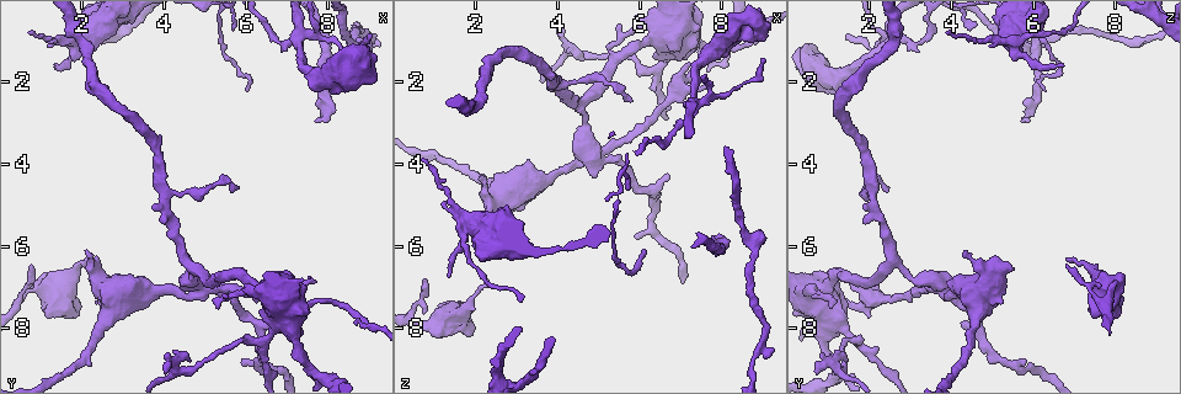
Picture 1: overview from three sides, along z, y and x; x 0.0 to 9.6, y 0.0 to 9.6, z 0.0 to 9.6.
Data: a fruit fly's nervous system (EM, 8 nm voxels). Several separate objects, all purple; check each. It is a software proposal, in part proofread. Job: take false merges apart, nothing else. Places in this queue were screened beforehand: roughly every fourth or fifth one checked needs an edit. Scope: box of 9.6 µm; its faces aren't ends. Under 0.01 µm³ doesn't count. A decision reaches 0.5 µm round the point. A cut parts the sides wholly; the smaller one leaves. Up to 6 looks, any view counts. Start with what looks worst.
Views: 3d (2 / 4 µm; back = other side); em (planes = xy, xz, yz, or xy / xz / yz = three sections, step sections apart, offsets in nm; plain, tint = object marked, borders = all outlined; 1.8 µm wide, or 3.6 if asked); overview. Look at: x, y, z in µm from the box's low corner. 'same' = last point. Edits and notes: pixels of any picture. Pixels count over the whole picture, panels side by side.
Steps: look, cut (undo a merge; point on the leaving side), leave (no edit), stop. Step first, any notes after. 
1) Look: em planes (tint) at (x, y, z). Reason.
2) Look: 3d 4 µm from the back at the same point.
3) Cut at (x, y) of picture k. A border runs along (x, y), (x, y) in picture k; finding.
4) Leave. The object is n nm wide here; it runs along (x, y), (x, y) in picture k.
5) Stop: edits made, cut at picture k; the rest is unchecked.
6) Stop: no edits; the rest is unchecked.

Look: em 3.6 µm planes (tint) at (7.30, 0.90, 2.60). Sharp bend.

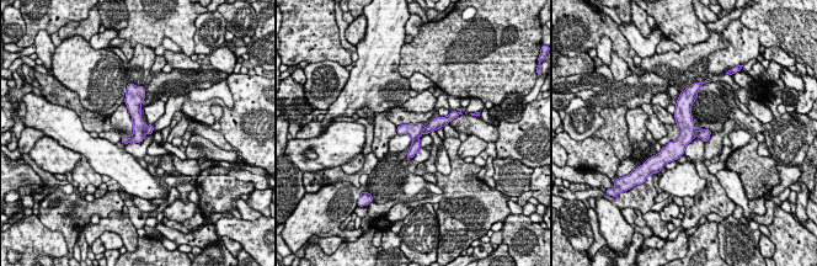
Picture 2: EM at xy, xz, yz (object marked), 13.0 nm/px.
Cut at (149, 128) of picture 2. Two cells meet here.

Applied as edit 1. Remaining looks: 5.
Look: em xy step 8 (tint) at (4.85, 6.85, 3.75). Thick turns thin.

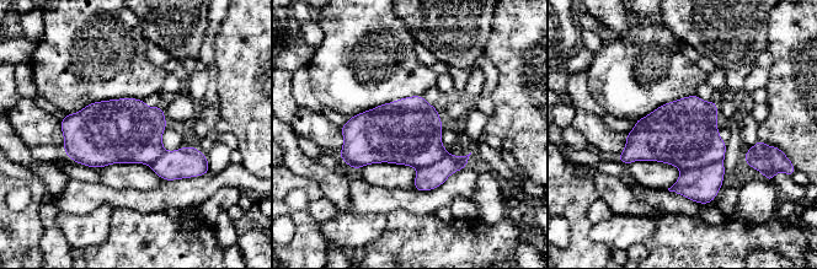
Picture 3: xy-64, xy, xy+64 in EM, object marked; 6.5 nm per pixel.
Cut at (701, 184) of picture 3. The object is 420 nm wide here; a border runs along (722, 160), (682, 170) in picture 3; a second cell is stuck on.

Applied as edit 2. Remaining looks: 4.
Look: overview.

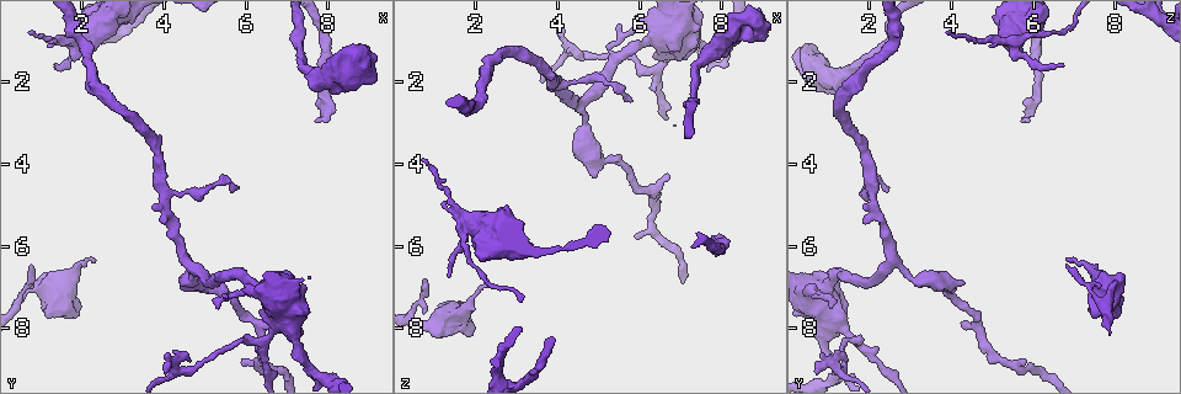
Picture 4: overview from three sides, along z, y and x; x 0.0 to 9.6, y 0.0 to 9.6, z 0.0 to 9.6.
Look: 3d 4 µm at (1.50, 0.95, 5.10). Sudden change in width.

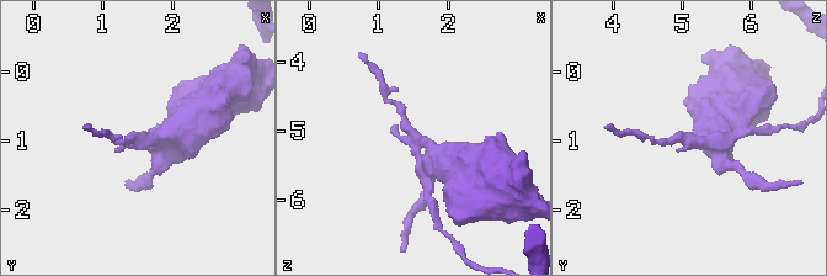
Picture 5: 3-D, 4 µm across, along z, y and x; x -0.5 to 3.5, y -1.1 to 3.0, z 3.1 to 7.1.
Look: em planes (tint) at (1.50, 1.00, 5.05).

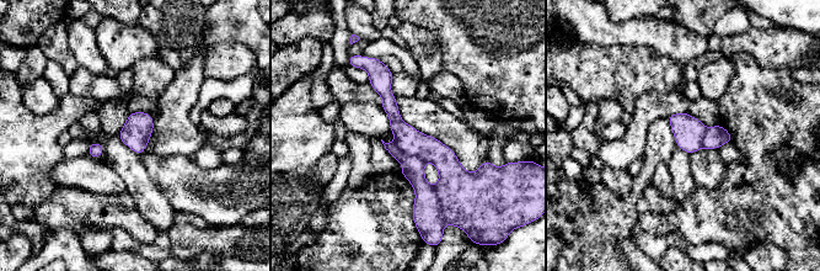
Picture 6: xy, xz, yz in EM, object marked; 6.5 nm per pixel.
Leave. It runs along (380, 67), (422, 207) in picture 6; all the same cell.

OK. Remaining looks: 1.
Stop: edits made, cut at picture 2, cut at picture 3; the rest is unchecked.

